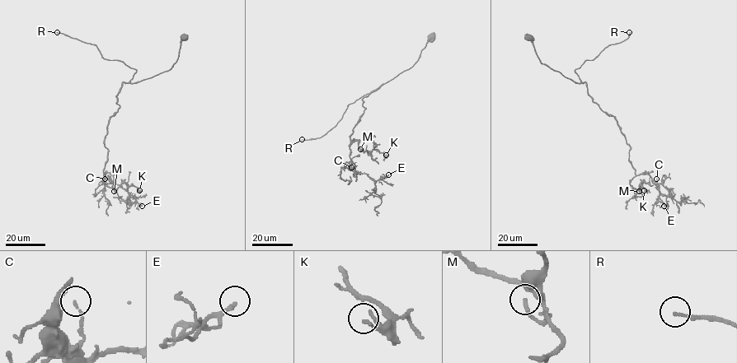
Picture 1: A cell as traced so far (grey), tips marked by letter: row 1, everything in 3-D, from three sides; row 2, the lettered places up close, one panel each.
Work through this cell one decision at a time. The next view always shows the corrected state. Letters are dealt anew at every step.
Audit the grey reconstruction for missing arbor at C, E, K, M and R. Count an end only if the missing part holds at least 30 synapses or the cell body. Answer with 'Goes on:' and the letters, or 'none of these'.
Goes on: E, R

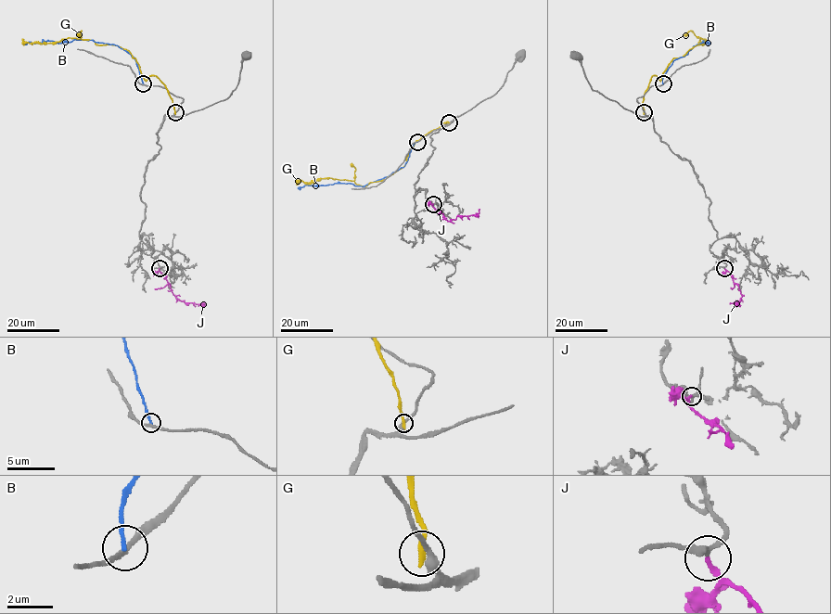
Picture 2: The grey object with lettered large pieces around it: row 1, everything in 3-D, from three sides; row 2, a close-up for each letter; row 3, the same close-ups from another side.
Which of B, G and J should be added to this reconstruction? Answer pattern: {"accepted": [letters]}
{"accepted": ["J"]}

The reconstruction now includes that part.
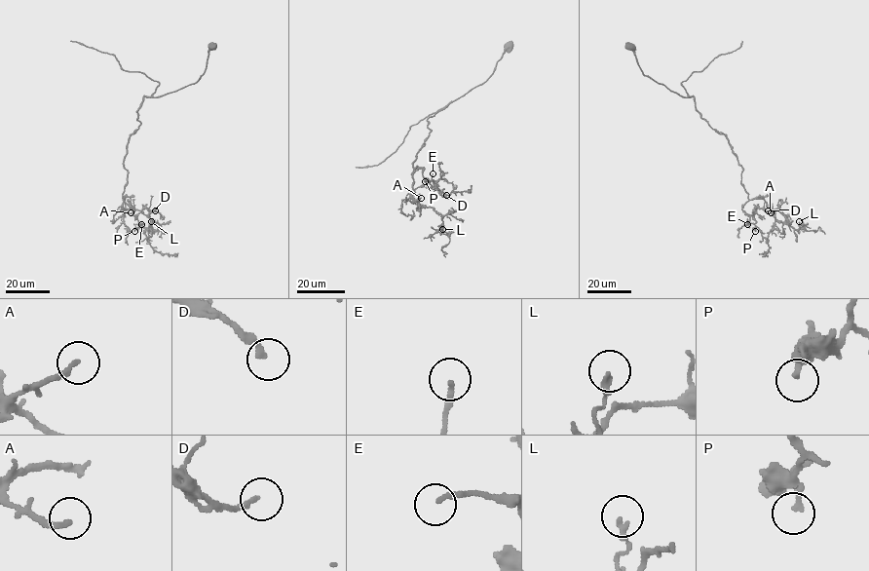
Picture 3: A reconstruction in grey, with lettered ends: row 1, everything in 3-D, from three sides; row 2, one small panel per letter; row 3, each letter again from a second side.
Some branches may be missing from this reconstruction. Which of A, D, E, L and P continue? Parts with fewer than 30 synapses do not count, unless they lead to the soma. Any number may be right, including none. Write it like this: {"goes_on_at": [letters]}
{"goes_on_at": ["A"]}

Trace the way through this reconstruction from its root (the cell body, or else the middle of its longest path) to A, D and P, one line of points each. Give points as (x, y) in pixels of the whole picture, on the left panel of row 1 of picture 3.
A: (213, 46), (197, 81), (143, 96), (124, 162), (122, 207), (131, 212)
D: (213, 46), (197, 81), (144, 96), (136, 112), (122, 199), (133, 215), (155, 210)
P: (213, 46), (197, 81), (144, 96), (136, 112), (140, 125), (127, 146), (122, 195), (139, 223), (134, 231)

